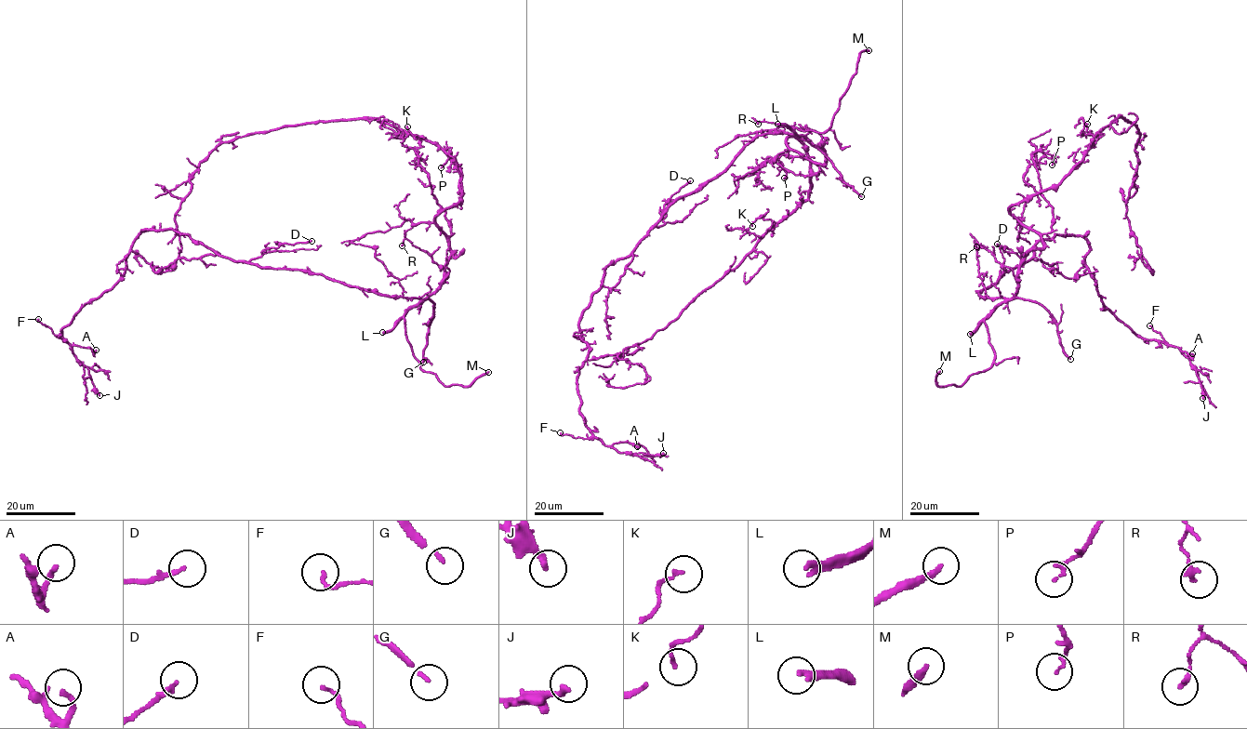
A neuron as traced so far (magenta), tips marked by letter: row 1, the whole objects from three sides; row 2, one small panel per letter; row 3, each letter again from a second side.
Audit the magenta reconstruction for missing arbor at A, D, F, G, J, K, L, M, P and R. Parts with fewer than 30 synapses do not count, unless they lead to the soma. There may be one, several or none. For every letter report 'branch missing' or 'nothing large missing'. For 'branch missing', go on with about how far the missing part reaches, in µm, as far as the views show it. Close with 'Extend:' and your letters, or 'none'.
A: nothing large missing
D: nothing large missing
F: nothing large missing
G: branch missing; about 160 µm are missing
J: nothing large missing
K: nothing large missing
L: branch missing; about 160 µm are missing
M: branch missing; about 25 µm are missing
P: nothing large missing
R: nothing large missing
Extend: G, L, M

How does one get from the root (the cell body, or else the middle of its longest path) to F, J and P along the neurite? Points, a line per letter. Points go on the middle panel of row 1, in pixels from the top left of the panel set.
F: (820, 148), (756, 136), (605, 268), (579, 323), (590, 348), (578, 409), (592, 435), (560, 432)
J: (820, 148), (756, 136), (605, 268), (579, 323), (590, 348), (579, 414), (618, 452), (663, 453)
P: (820, 148), (825, 161), (816, 165), (789, 146), (788, 137), (800, 139), (808, 157), (780, 156), (784, 178)

